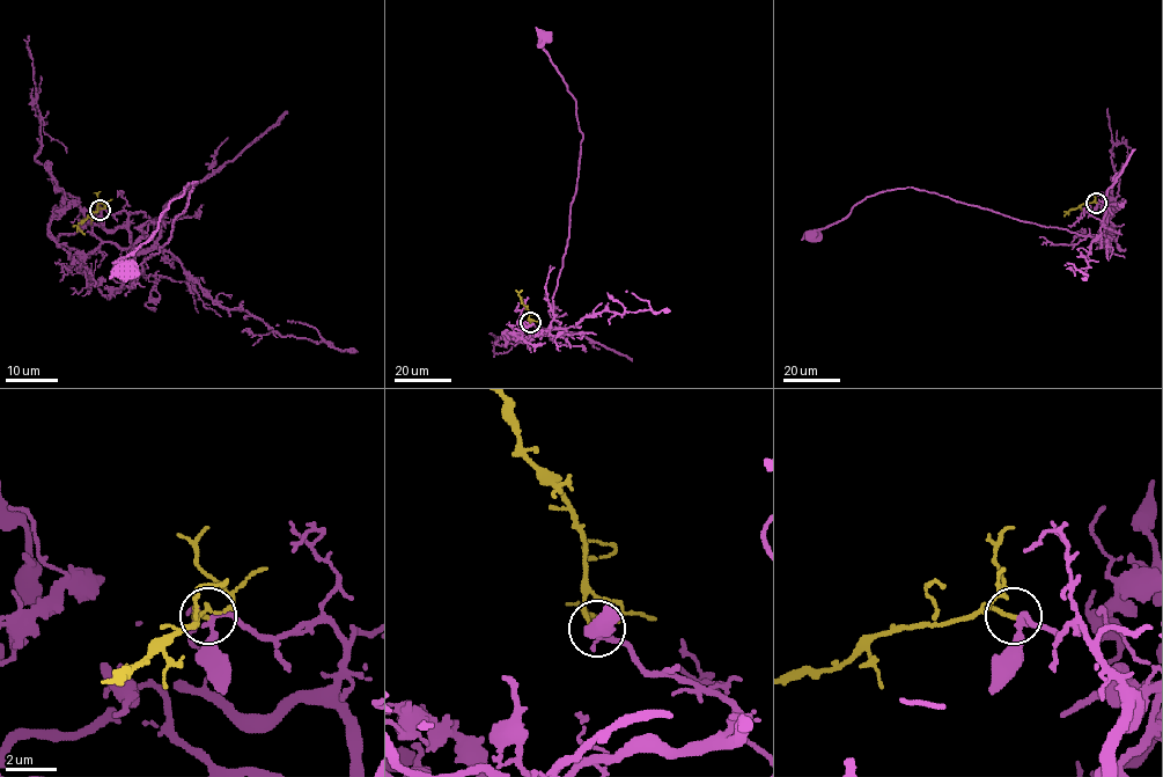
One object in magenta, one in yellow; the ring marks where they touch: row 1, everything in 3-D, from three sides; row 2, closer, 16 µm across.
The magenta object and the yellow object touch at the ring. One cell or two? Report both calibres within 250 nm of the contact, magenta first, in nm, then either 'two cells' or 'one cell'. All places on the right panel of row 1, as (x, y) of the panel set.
240 nm thick on the magenta side, 160 nm on the other; one cell

